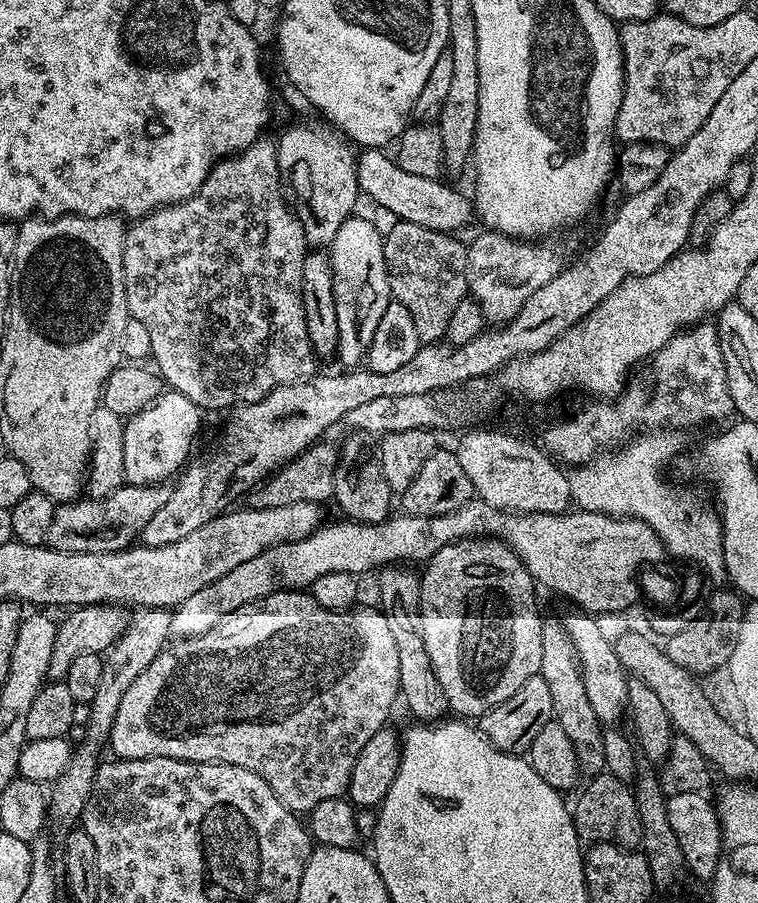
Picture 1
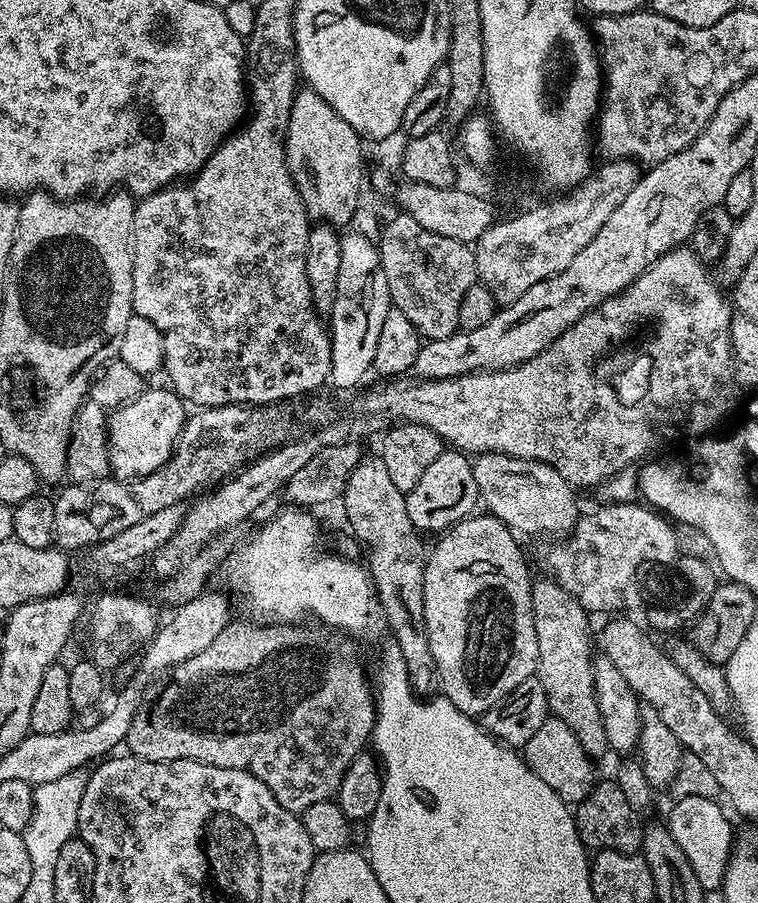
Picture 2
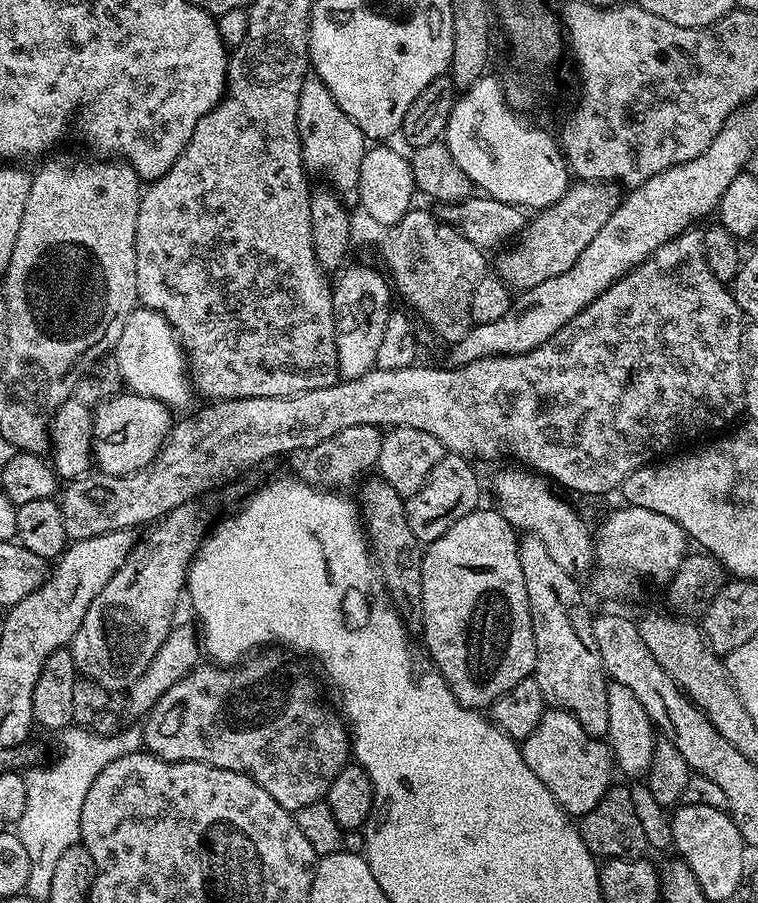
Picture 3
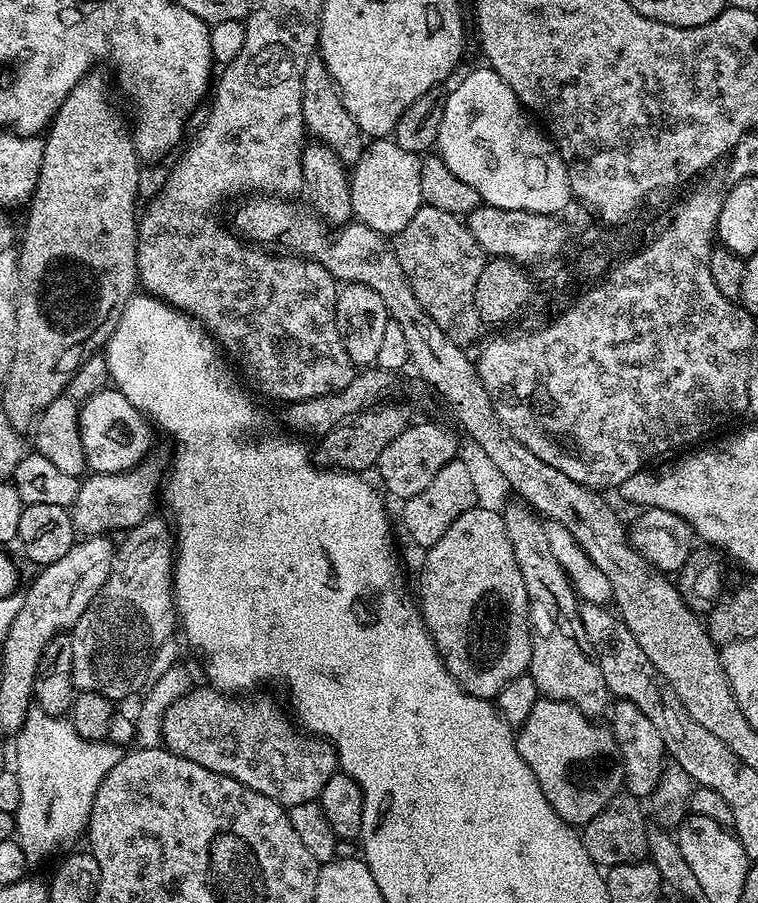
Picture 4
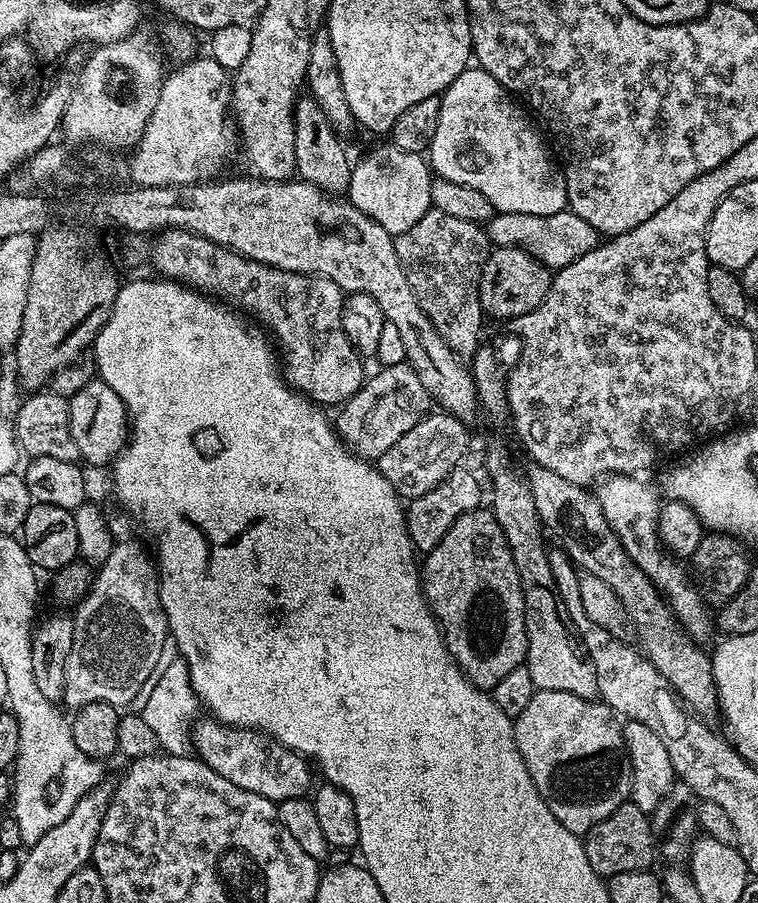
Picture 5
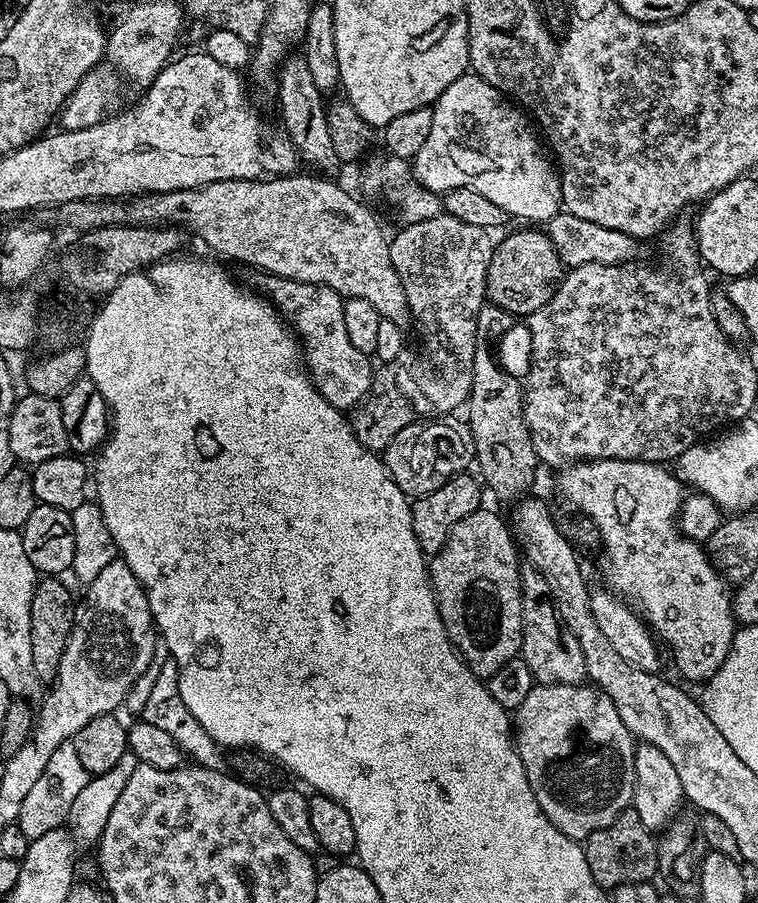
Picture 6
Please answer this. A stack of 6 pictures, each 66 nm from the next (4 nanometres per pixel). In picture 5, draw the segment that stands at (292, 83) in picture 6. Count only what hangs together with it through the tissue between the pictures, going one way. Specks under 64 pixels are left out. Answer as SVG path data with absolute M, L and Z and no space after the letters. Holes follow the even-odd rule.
M301 95L294 110L294 158L296 176L318 186L329 196L336 198L347 193L350 186L353 161L348 161L341 133L332 127L331 122L322 114L322 108L313 96Z

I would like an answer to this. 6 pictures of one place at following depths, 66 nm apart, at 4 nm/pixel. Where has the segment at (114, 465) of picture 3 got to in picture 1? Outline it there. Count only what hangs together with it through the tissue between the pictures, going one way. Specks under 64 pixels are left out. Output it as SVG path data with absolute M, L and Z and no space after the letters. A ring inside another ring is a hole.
M165 390L146 410L124 420L122 466L124 479L130 484L164 484L189 463L188 455L200 432L202 410L186 394Z

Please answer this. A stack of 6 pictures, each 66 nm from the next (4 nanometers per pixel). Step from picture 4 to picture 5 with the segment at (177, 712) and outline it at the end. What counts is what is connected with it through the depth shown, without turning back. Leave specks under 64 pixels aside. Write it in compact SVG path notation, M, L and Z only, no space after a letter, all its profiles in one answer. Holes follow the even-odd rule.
M215 718L207 719L197 719L191 725L195 755L206 766L222 774L222 778L234 782L234 786L242 786L242 790L250 790L250 794L262 794L262 798L277 802L304 796L307 788L313 787L313 769L305 757L273 742L254 728L233 728L231 724L221 724Z

